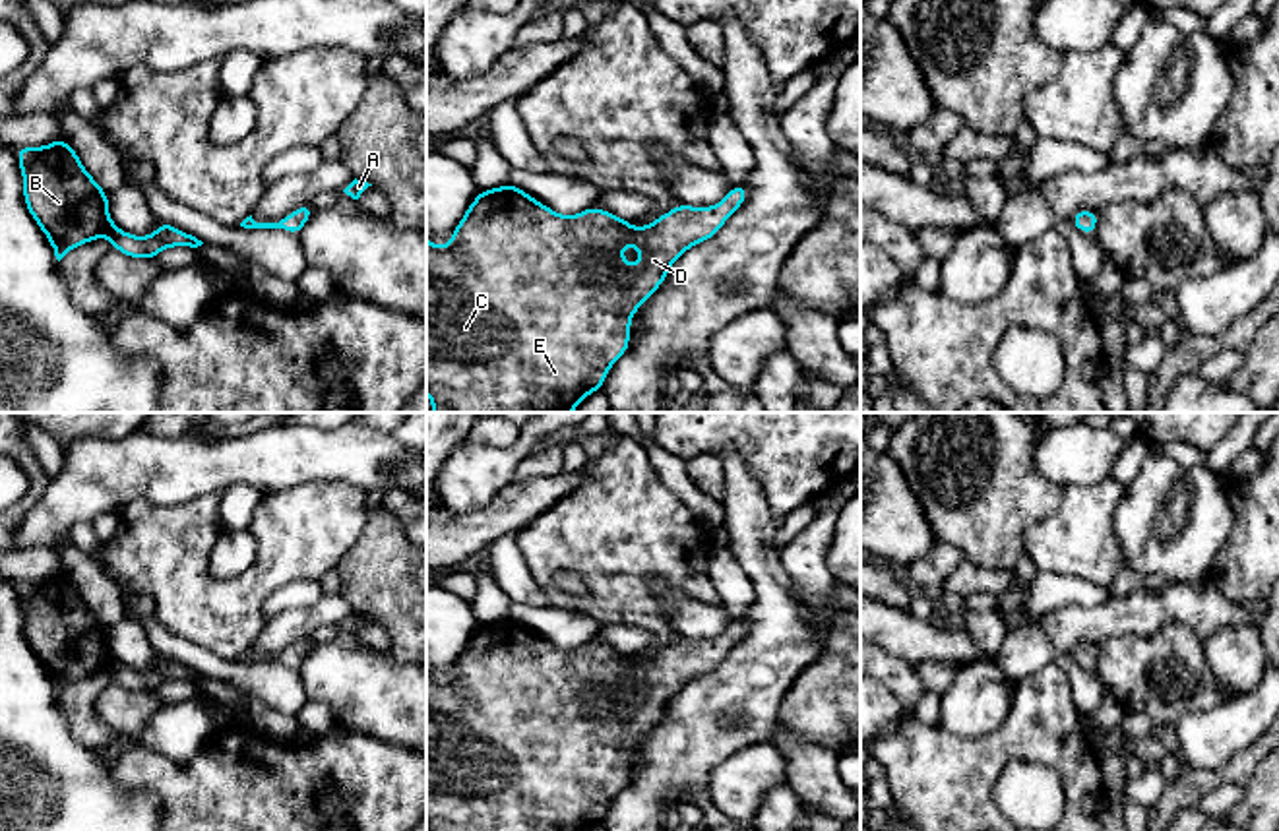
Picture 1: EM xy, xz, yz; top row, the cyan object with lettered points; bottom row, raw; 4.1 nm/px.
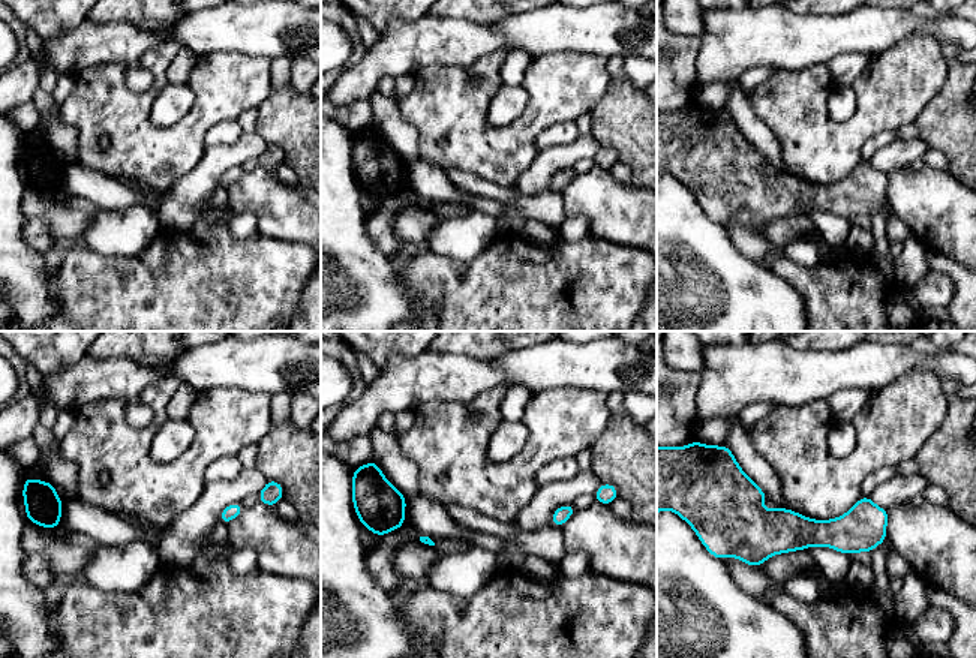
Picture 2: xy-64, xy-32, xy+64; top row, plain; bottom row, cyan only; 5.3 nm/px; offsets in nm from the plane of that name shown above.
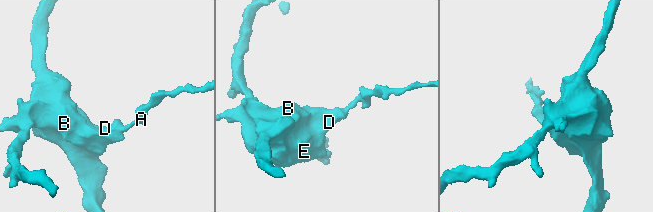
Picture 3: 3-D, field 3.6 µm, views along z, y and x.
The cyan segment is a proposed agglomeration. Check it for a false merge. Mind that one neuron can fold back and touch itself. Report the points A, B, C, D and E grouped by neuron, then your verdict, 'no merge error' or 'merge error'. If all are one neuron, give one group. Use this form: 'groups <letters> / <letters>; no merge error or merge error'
groups A B C D E; no merge error

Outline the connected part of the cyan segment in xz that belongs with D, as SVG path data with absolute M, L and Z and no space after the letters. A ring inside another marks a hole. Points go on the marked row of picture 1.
M512 182L502 188L481 190L475 201L465 211L463 219L450 236L448 248L436 248L426 236L426 393L434 413L572 413L579 401L589 393L601 391L608 368L628 351L630 347L630 322L640 304L649 298L665 281L669 267L694 244L707 242L727 223L727 219L746 201L746 182L729 188L723 201L713 207L690 207L678 203L672 211L661 215L651 225L638 229L630 221L618 219L612 213L589 207L572 217L564 217L550 207L543 205ZM634 242L641 252L640 263L630 269L628 262L620 258L620 250ZM593 254L597 269L589 275L581 267L581 258Z

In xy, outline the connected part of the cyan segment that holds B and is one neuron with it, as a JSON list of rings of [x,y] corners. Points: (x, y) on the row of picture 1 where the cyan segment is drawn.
[[[60,136],[45,147],[14,147],[23,174],[25,205],[52,244],[60,262],[79,244],[109,236],[128,258],[153,260],[171,246],[198,248],[203,242],[157,223],[153,236],[132,236],[109,217],[109,194],[83,169],[78,153]]]

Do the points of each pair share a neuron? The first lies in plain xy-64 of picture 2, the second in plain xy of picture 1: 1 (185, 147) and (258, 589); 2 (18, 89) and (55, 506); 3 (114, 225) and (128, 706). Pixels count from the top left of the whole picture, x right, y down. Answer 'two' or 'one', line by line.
1: one
2: one
3: two

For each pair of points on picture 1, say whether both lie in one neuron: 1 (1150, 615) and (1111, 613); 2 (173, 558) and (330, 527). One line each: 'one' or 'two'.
1: one
2: one

